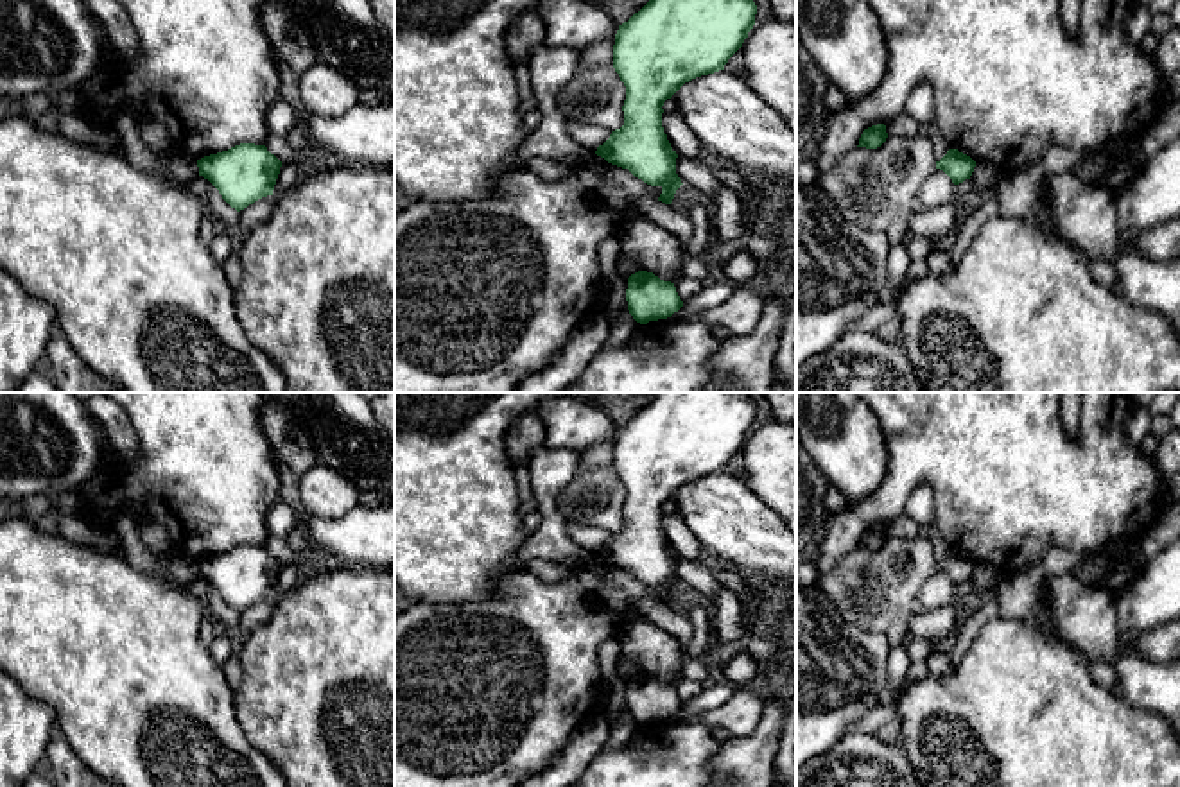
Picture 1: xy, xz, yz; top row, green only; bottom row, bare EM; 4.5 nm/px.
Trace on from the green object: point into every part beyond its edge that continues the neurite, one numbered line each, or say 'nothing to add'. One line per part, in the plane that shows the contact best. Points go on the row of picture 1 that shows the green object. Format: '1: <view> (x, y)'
nothing to add

